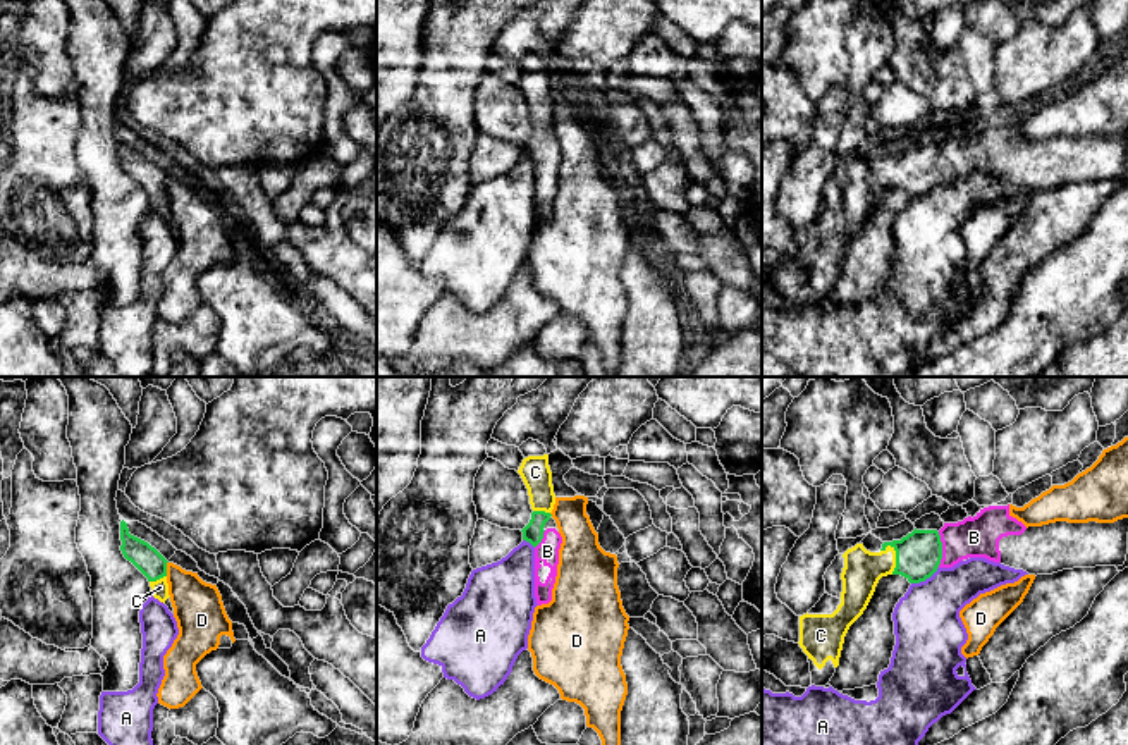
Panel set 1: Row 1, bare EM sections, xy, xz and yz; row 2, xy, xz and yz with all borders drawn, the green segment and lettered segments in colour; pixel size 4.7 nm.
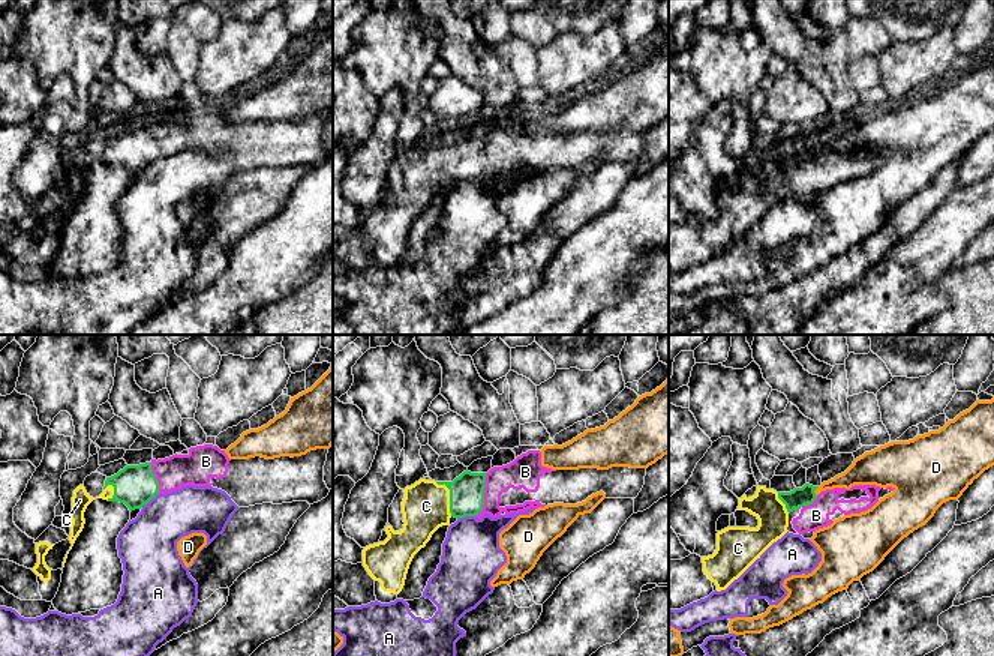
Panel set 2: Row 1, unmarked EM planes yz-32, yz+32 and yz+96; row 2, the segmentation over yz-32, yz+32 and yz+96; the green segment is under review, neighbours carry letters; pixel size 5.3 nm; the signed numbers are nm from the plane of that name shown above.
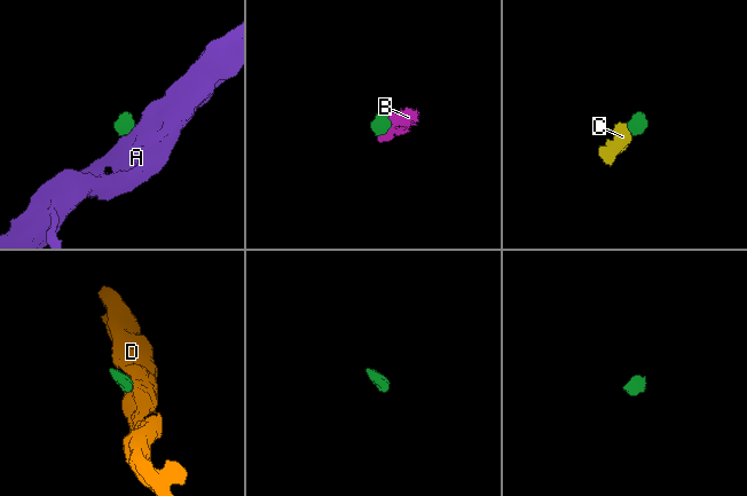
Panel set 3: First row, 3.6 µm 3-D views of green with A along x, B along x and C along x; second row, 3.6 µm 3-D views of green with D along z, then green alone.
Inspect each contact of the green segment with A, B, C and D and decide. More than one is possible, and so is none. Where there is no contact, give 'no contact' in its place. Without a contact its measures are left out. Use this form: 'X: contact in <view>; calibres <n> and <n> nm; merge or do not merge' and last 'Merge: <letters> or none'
A: contact in yz; calibres 220 and 320 nm; do not merge
B: contact in yz; calibres 220 and 190 nm; merge
C: contact in yz; calibres 220 and 180 nm; merge
D: contact in xy; calibres 120 and 240 nm; do not merge
Merge: B, C

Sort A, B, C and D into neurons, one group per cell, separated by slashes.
A / B C / D

